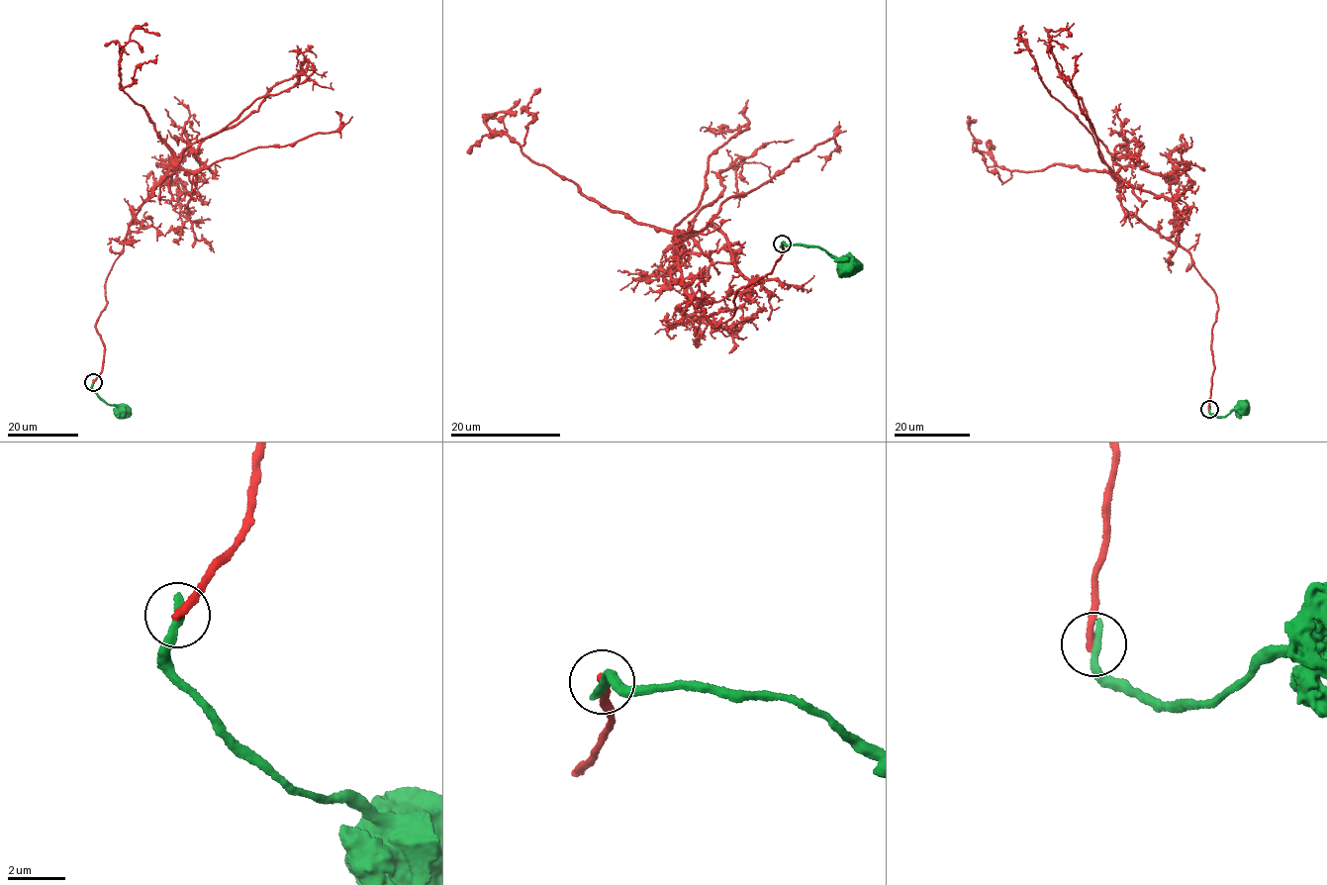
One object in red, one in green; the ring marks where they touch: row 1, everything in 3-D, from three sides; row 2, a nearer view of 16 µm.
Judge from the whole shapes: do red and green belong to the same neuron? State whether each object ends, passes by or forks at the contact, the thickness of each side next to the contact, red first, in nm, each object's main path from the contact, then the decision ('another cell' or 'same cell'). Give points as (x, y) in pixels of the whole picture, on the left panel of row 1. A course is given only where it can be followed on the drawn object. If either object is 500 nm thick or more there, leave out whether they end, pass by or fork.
red ends; green ends; calibres 280 and 360 nm; course red (93, 382), (105, 351), (95, 323), (105, 284), (147, 197), (183, 150), (314, 71), (301, 52), (296, 66); course green (93, 382), (93, 389), (100, 398), (123, 411); another cell

